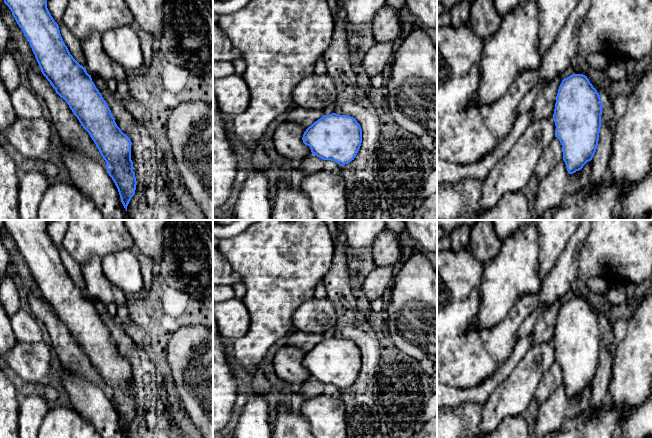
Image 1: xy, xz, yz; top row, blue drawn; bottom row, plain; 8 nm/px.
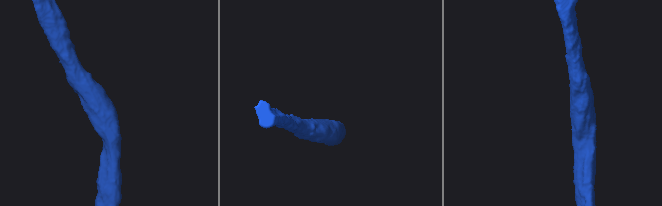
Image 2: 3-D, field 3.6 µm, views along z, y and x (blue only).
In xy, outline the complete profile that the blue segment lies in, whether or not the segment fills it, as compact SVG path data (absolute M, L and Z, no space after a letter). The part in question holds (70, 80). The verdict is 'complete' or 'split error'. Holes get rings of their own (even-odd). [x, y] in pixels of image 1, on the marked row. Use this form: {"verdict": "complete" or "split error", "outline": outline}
{"verdict": "complete", "outline": "M4 0L4 3L11 10L13 17L29 42L42 74L50 82L56 93L67 102L74 115L96 144L101 156L107 163L105 168L108 170L109 176L114 181L118 189L121 202L127 211L127 206L135 194L137 185L135 172L133 171L133 162L131 160L132 142L130 138L117 126L110 108L103 99L99 90L96 88L91 75L89 75L85 67L81 66L70 54L61 37L59 26L54 21L47 8L47 0Z"}

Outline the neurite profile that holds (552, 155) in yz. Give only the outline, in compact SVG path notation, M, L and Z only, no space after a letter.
M557 137L542 152L534 176L540 182L563 159L562 145Z

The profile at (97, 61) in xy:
M96 32L92 33L85 41L81 42L81 47L85 57L85 69L89 75L98 75L105 82L115 80L117 83L126 82L129 85L129 73L104 52L102 35Z

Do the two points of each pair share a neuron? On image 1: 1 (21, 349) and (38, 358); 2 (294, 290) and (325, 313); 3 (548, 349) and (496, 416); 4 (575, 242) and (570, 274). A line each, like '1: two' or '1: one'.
1: one
2: two
3: one
4: one

